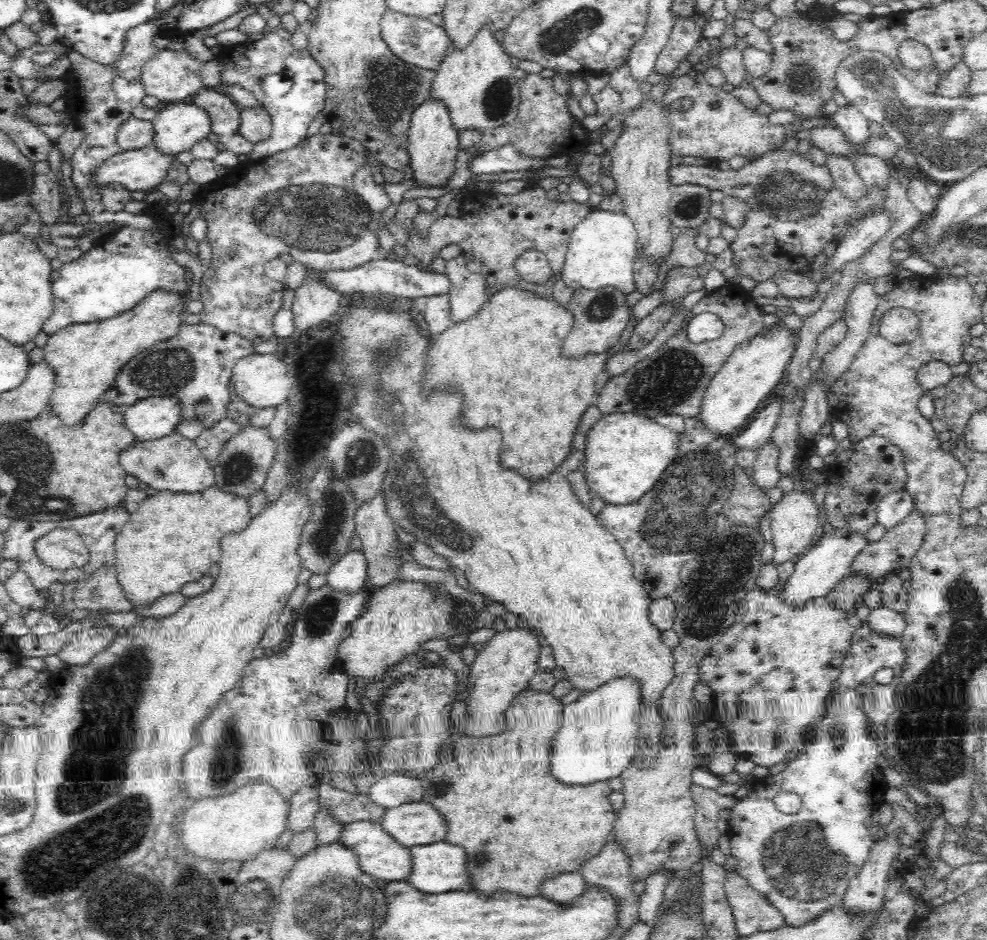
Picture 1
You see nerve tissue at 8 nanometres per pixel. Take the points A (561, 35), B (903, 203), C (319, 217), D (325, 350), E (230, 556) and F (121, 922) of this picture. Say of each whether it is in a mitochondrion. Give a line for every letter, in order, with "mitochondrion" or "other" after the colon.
A: mitochondrion
B: other
C: mitochondrion
D: other
E: other
F: mitochondrion

